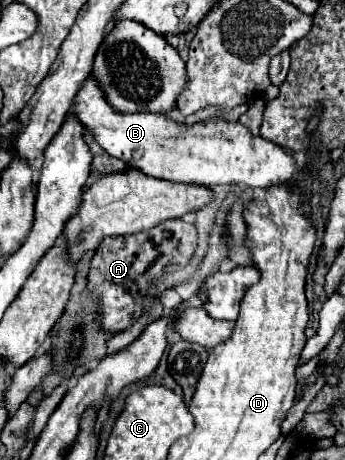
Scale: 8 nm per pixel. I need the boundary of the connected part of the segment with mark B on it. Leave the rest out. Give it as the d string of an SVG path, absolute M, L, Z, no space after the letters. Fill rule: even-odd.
M91 75L77 91L69 115L77 117L109 155L123 159L149 177L205 187L217 183L243 183L255 189L291 181L299 173L299 165L291 153L263 137L253 137L245 125L235 121L207 119L187 125L185 121L175 121L171 115L161 113L115 113Z

